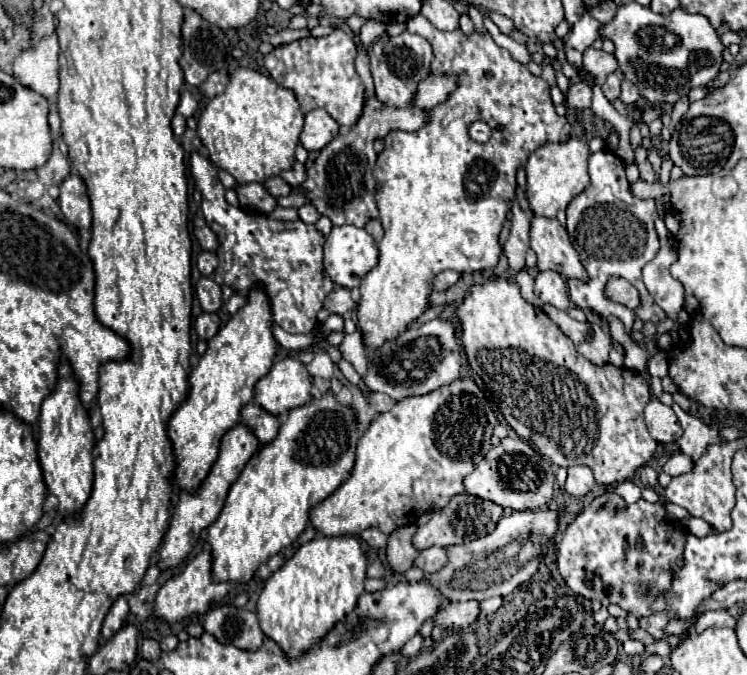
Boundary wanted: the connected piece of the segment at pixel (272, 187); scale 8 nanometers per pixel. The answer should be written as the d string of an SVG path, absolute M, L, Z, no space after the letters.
M269 177L263 181L263 187L273 195L273 197L285 197L291 193L291 187L281 179L281 177Z

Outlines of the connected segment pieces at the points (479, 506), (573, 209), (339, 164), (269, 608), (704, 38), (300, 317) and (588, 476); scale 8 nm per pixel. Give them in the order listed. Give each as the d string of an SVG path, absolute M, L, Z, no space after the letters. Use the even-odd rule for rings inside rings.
M467 493L457 495L443 509L435 511L427 525L417 527L417 531L413 535L413 547L421 551L421 549L429 549L433 545L439 545L439 547L457 545L457 543L463 543L465 537L467 539L485 537L487 533L491 533L495 529L501 515L503 515L503 507L499 507L499 505L495 505L491 501L483 501L483 499L471 497Z
M597 151L589 157L589 177L591 185L577 195L569 207L567 207L567 231L573 247L581 257L581 263L585 265L591 281L587 285L569 279L569 295L571 301L581 309L599 309L603 317L611 319L613 315L619 317L625 323L625 331L631 333L635 317L643 321L659 323L665 319L665 311L651 301L651 295L647 293L647 287L641 279L641 269L647 261L651 261L659 251L659 237L653 227L655 221L655 201L653 199L637 199L631 193L631 183L625 177L625 165L623 161L609 151ZM621 277L627 279L641 295L641 305L637 309L629 309L621 303L611 301L605 295L605 285L609 279Z
M375 95L365 101L363 115L359 121L345 133L337 135L327 147L321 149L319 157L315 159L313 167L307 171L307 179L293 187L295 191L303 191L315 209L329 217L333 225L345 225L351 223L355 227L365 227L367 221L377 219L379 211L375 205L375 177L373 167L377 153L373 149L373 141L379 137L385 137L393 129L403 131L417 131L425 125L429 117L429 111L419 109L413 105L409 107L389 107L383 105Z
M317 537L301 545L297 553L277 569L265 583L257 615L263 633L279 643L289 657L299 657L303 649L317 645L335 621L341 621L357 605L363 593L367 557L357 537Z
M627 3L617 9L617 15L605 27L601 27L599 21L595 21L589 11L585 11L573 25L567 45L577 51L585 51L597 39L597 35L603 35L615 43L615 57L623 77L631 83L637 81L641 95L649 103L673 105L693 87L713 81L723 63L721 39L715 29L711 29L707 17L699 13L693 15L683 9L675 9L671 15L663 17L639 3Z
M197 151L191 153L191 175L203 195L203 203L201 203L203 217L205 217L207 225L219 237L219 247L215 251L219 257L219 265L213 273L213 279L219 285L229 285L233 291L237 291L241 295L247 295L251 291L251 287L261 283L271 299L273 321L281 329L285 329L287 333L311 333L317 325L317 311L323 307L325 297L335 287L323 269L323 241L325 241L325 237L315 229L315 225L307 225L299 219L293 223L291 221L275 221L275 219L267 217L265 213L255 215L255 213L245 213L241 207L231 207L225 201L225 187L221 185L219 177L217 177L217 169L213 167L213 163L207 157L199 155Z
M585 465L569 467L569 475L565 481L565 491L569 495L581 497L593 489L595 489L595 479L593 479L593 471L589 467L585 467Z

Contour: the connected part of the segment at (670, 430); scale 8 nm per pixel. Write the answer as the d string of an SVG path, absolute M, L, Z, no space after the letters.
M651 399L645 407L645 423L651 433L651 437L659 443L671 443L677 441L683 433L679 419L675 411L667 405L663 405L659 399Z

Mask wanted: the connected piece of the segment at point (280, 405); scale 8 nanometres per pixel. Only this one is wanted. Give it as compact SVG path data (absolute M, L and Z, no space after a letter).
M295 357L277 361L271 371L257 381L253 401L281 419L291 409L307 405L311 401L311 377L305 365Z

